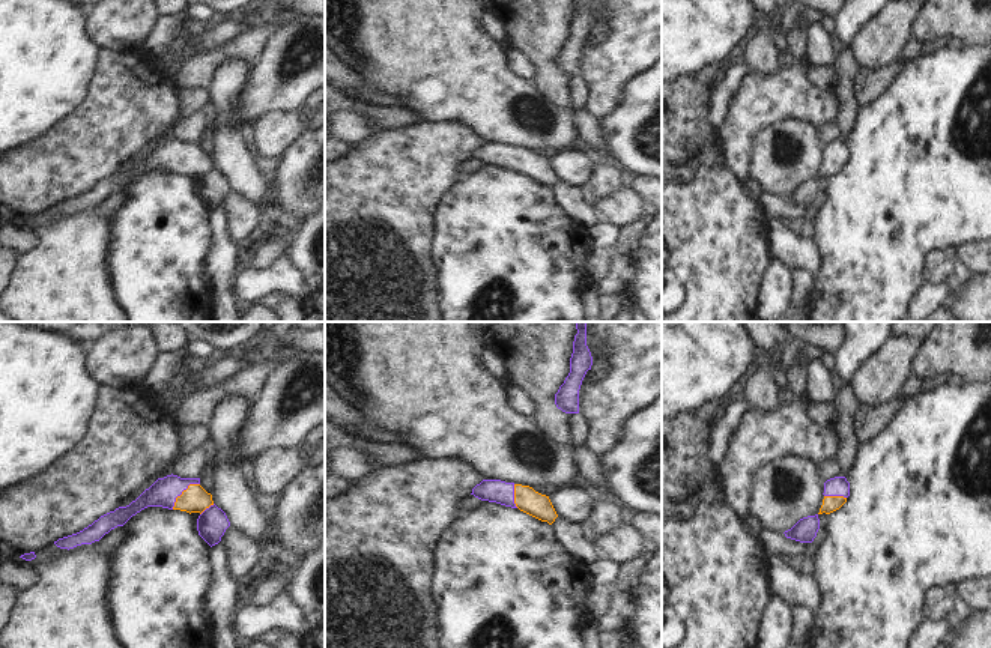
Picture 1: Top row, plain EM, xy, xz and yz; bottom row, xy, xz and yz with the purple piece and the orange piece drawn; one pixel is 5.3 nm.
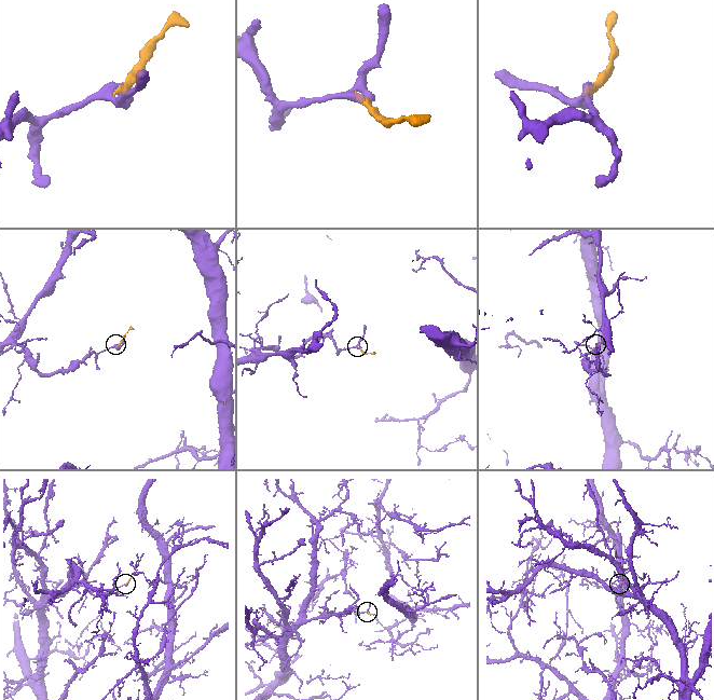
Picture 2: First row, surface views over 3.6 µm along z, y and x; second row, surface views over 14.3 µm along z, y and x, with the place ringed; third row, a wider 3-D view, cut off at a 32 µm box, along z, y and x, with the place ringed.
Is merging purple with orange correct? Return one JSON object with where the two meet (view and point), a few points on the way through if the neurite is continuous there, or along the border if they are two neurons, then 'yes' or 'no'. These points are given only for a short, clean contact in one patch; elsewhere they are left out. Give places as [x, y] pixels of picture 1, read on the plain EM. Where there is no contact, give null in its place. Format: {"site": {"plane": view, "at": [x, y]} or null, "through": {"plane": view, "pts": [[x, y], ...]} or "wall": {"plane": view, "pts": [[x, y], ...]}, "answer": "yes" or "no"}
{"site": {"plane": "xy", "at": [182, 154]}, "through": {"plane": "xy", "pts": [[163, 155], [182, 154], [194, 163]]}, "answer": "yes"}

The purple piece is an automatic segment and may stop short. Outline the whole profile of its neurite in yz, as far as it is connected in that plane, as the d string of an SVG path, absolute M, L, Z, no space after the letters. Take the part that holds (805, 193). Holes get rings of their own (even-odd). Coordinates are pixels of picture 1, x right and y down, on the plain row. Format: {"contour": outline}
{"contour": "M818 177L800 182L791 192L785 194L785 200L800 204L812 206L820 192Z"}

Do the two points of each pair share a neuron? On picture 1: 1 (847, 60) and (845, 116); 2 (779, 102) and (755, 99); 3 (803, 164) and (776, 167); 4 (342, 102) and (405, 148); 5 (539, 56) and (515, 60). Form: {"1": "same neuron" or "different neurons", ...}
{"1": "same neuron", "2": "same neuron", "3": "same neuron", "4": "different neurons", "5": "different neurons"}

